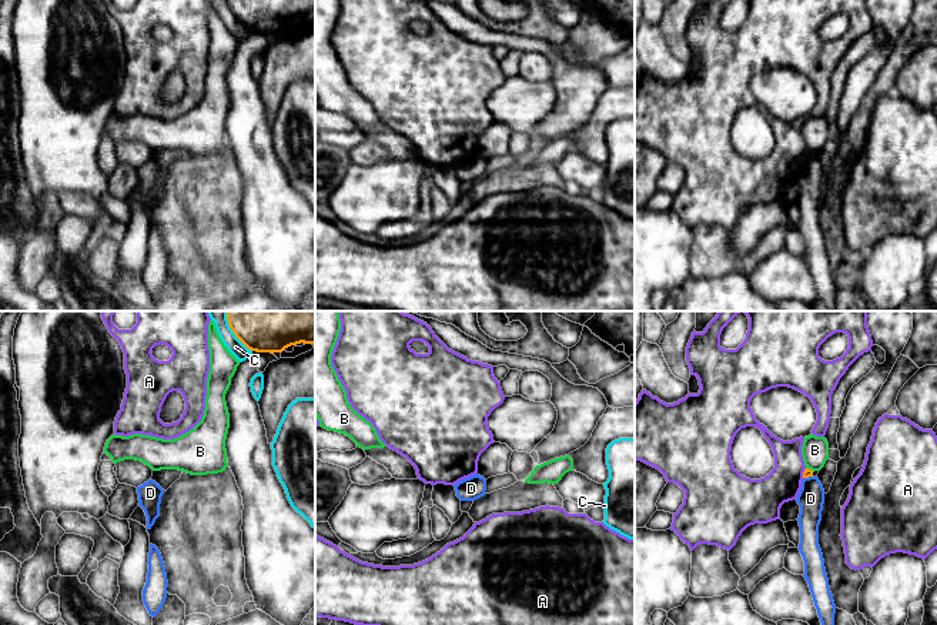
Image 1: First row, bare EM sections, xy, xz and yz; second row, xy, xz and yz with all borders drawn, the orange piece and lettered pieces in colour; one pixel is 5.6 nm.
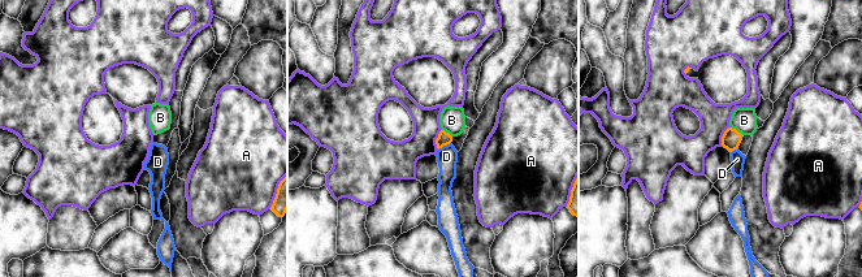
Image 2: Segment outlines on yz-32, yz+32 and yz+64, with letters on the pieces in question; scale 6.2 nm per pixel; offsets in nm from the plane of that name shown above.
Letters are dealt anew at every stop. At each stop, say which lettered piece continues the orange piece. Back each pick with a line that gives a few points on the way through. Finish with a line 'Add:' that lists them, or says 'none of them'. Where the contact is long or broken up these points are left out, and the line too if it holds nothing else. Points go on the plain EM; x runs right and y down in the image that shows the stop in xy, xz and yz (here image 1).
Add: none of them

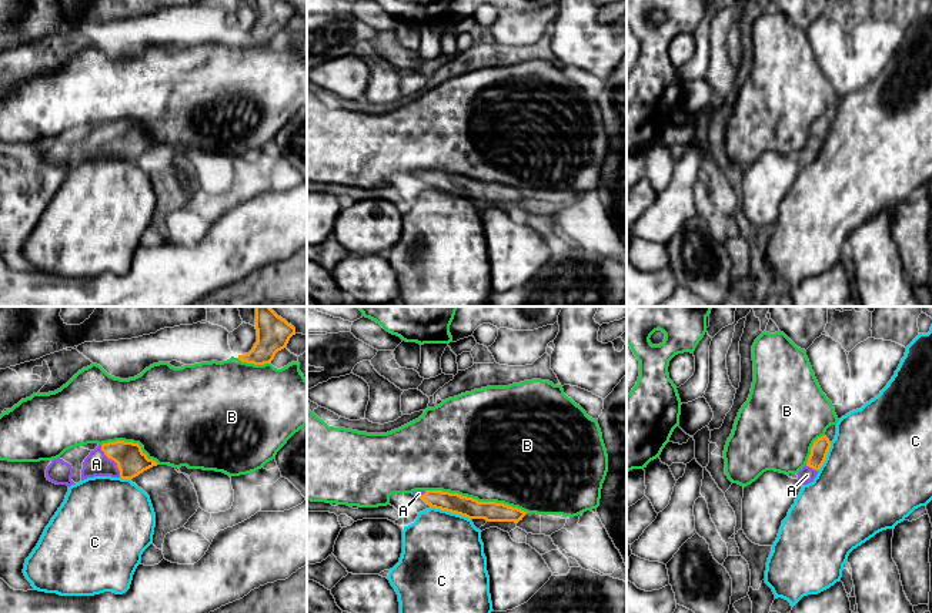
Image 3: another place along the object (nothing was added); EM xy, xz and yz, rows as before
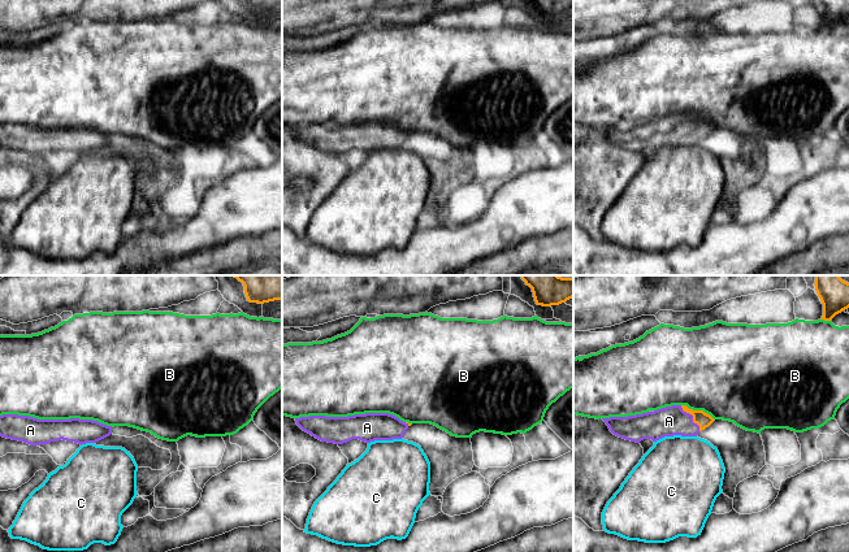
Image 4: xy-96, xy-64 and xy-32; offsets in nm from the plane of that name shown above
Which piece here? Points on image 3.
A: way xy (129, 137), (126, 140), (113, 140), (96, 144)
Add: A

